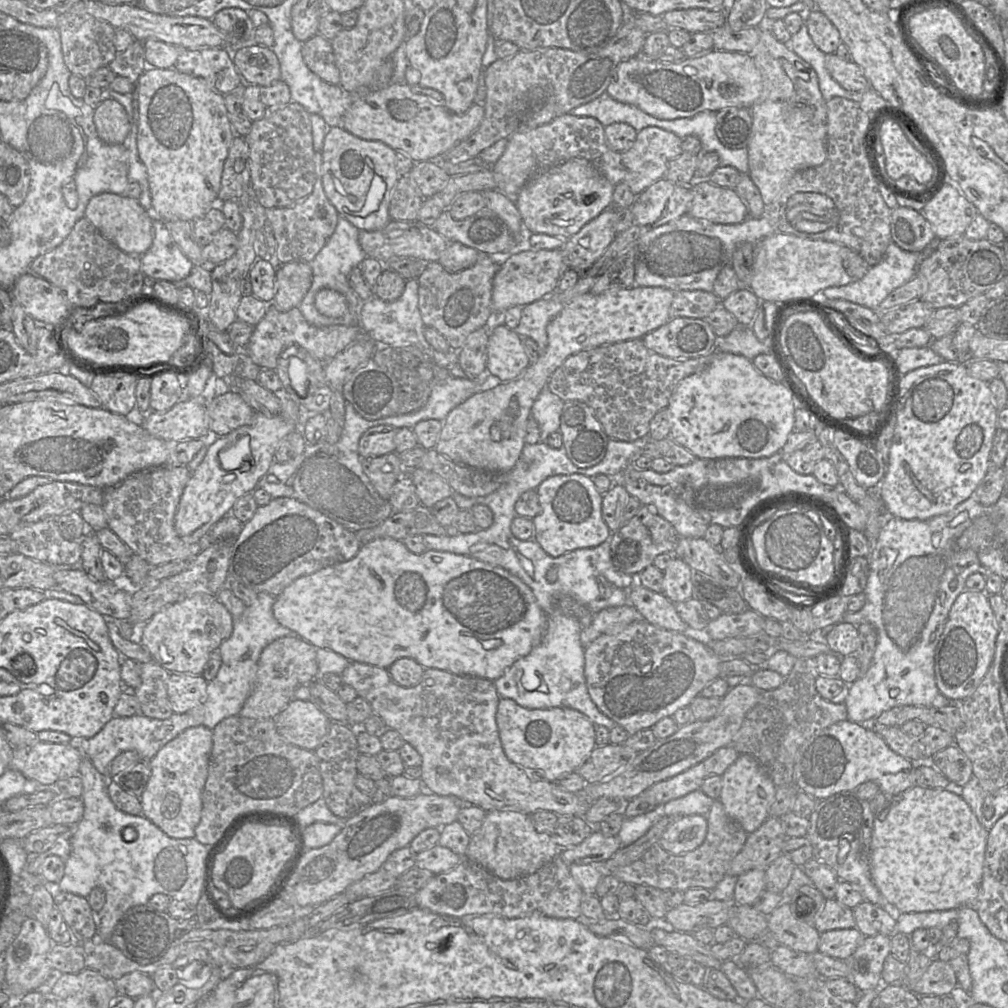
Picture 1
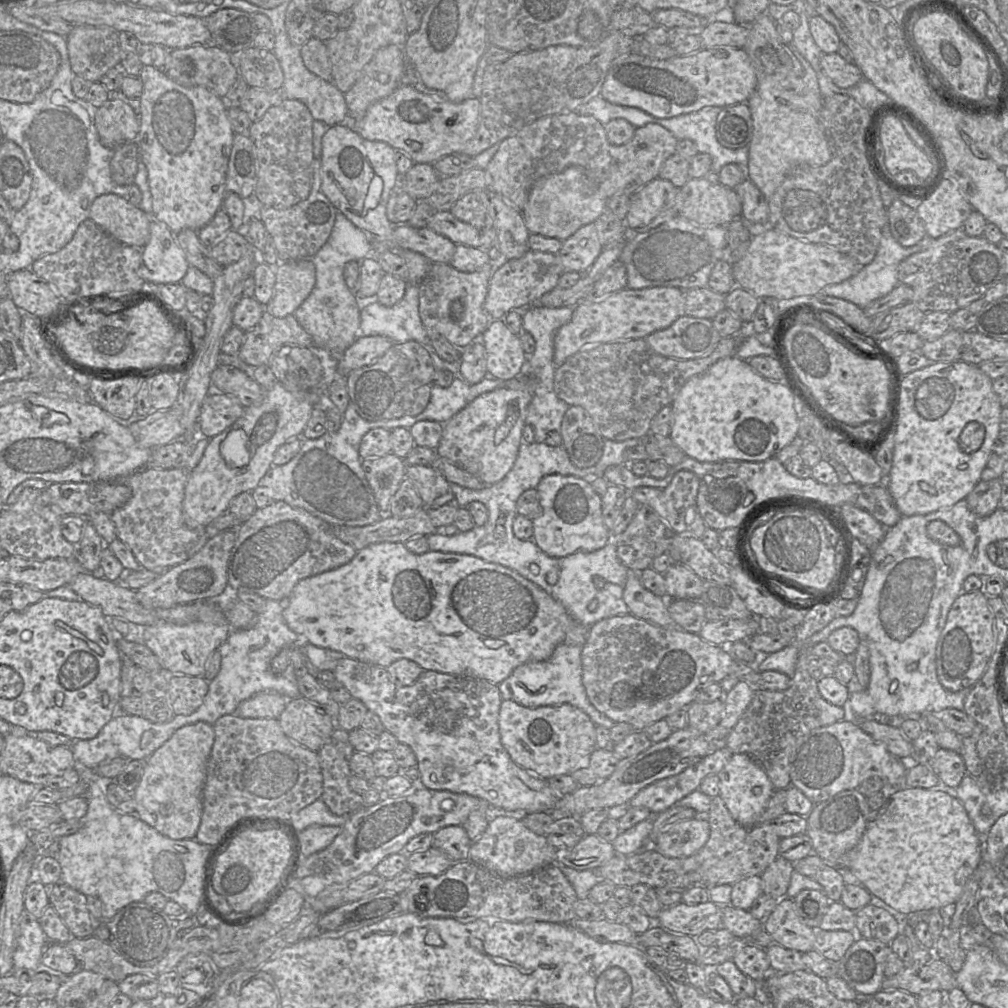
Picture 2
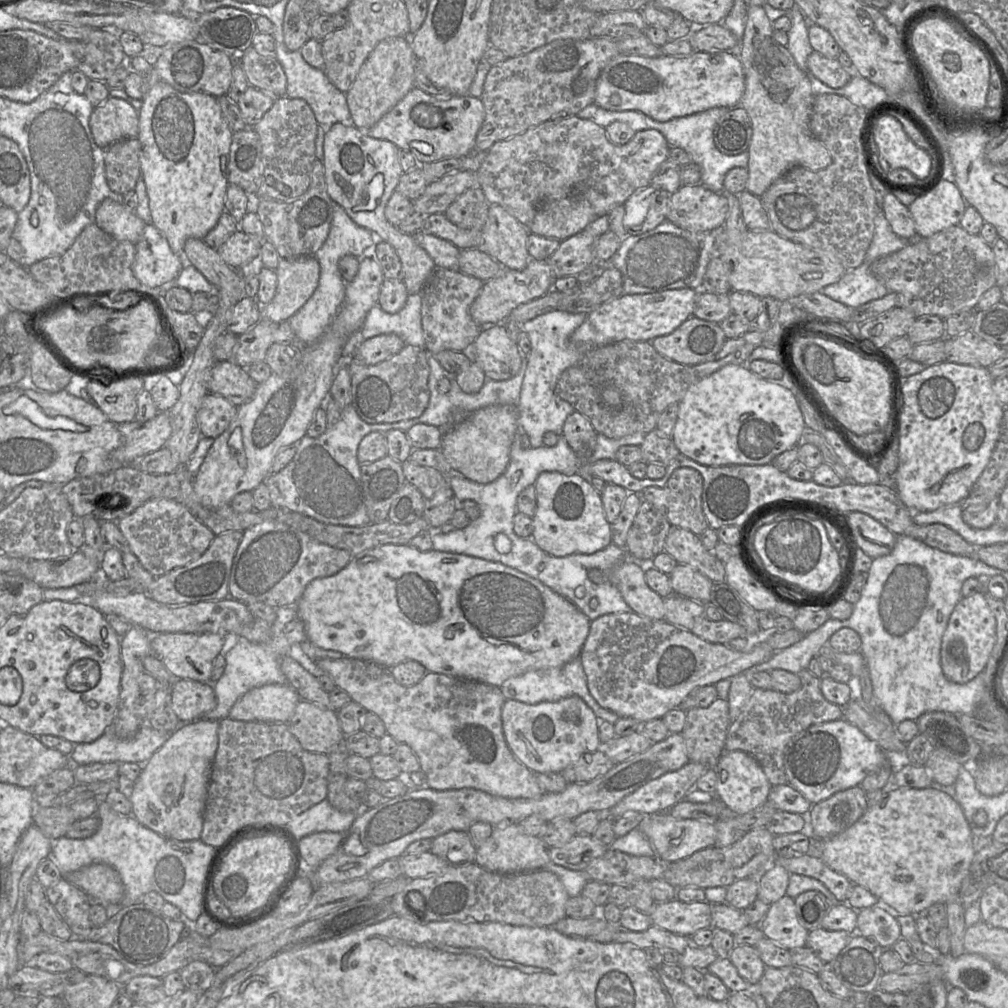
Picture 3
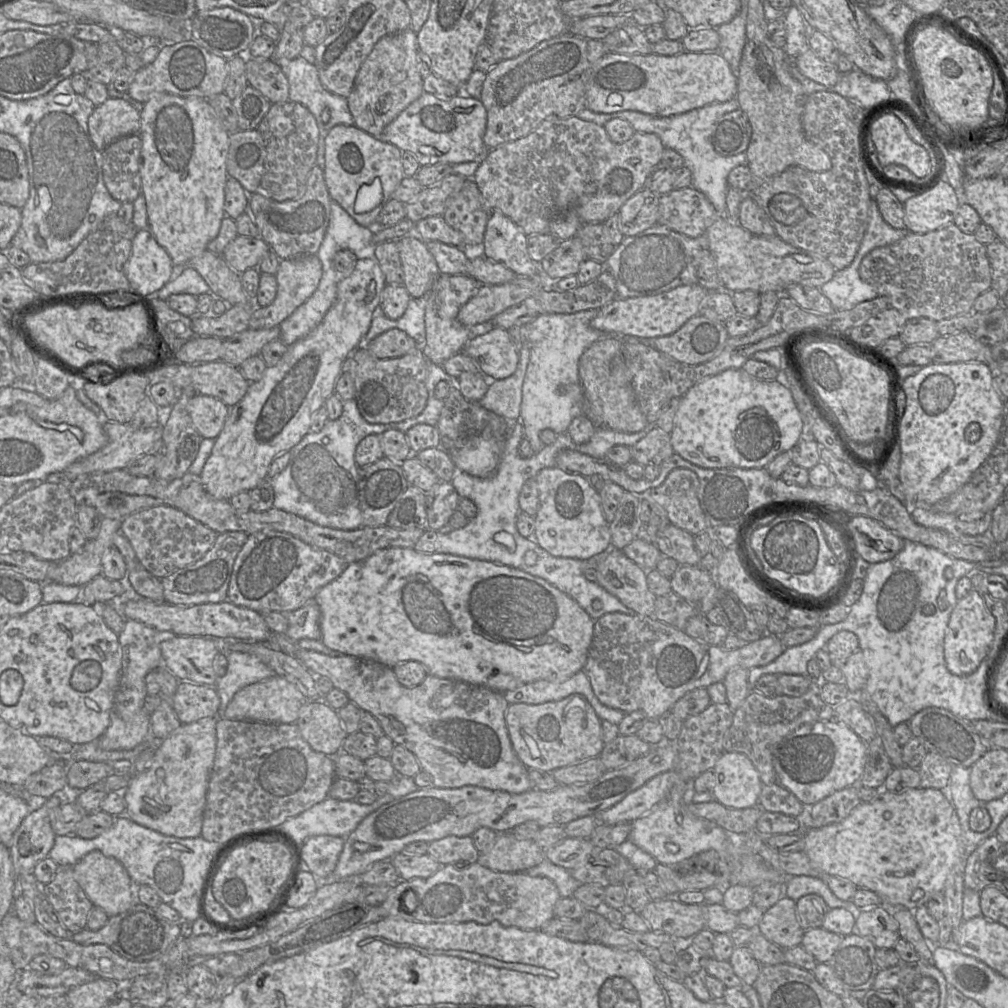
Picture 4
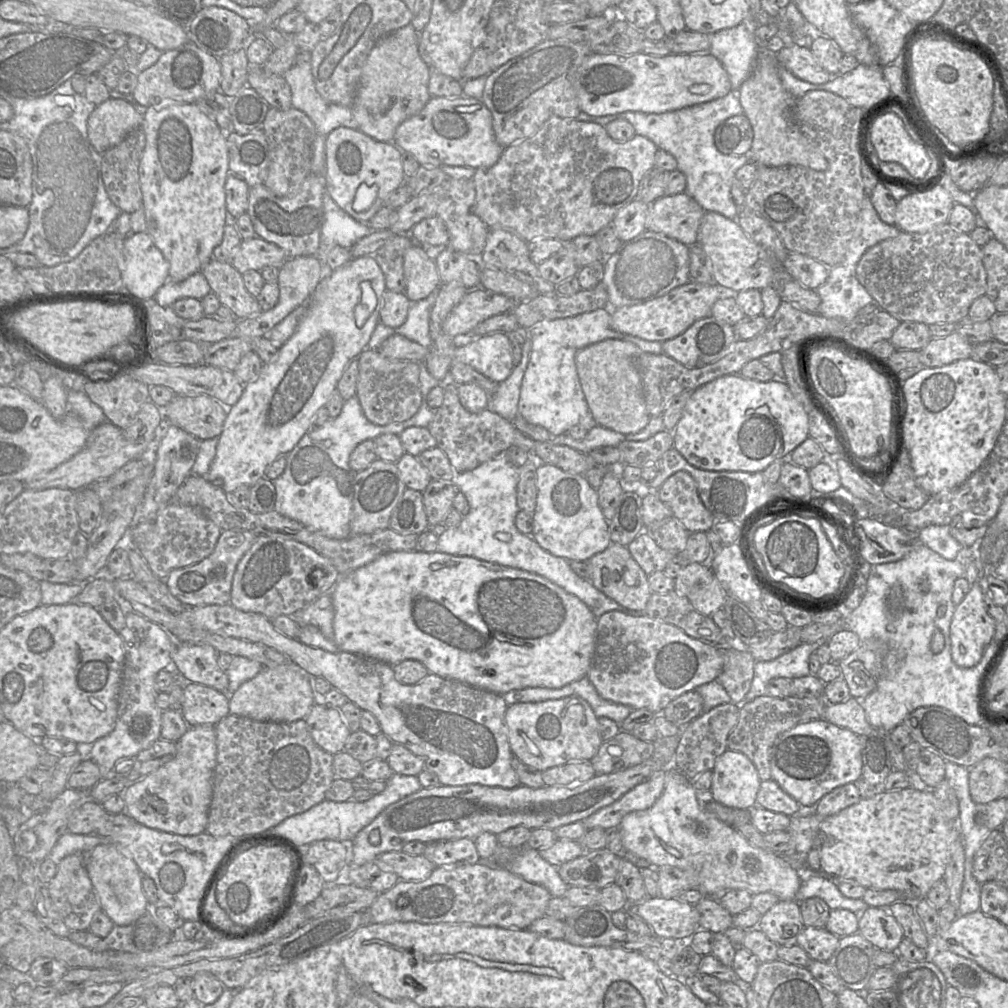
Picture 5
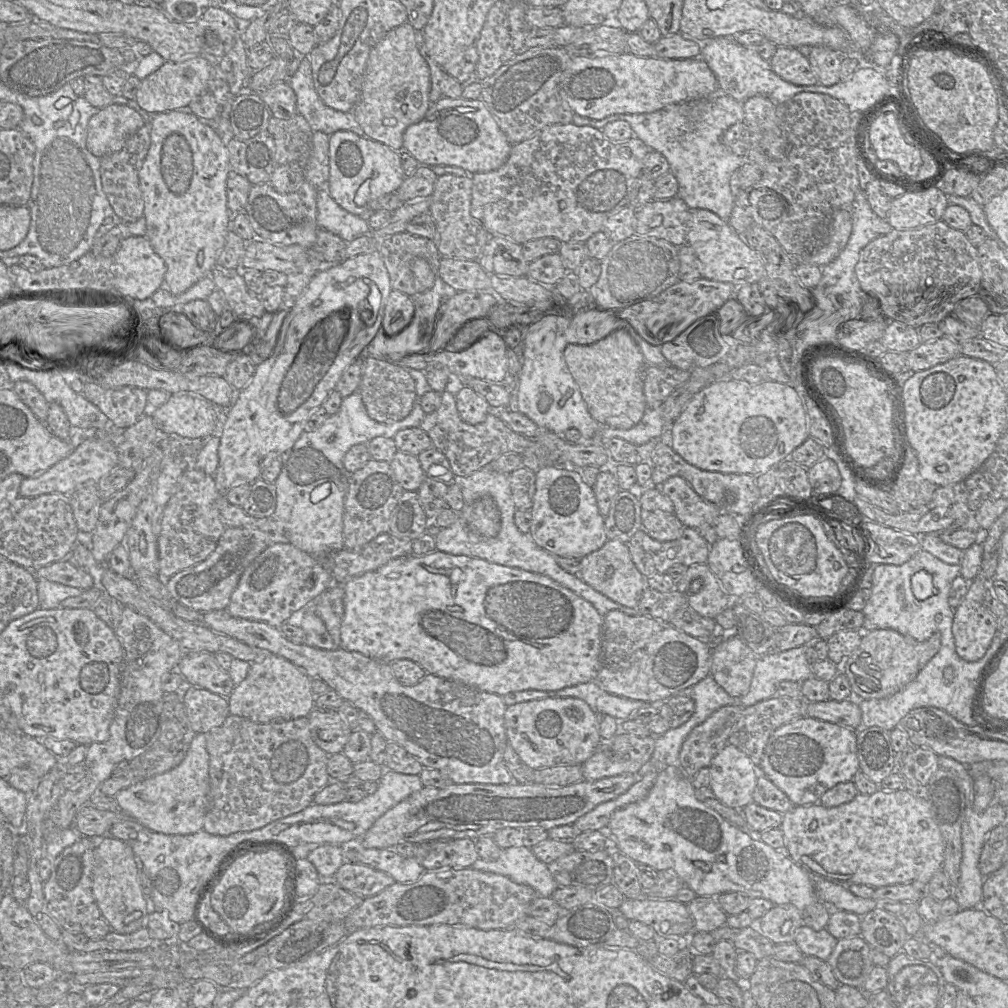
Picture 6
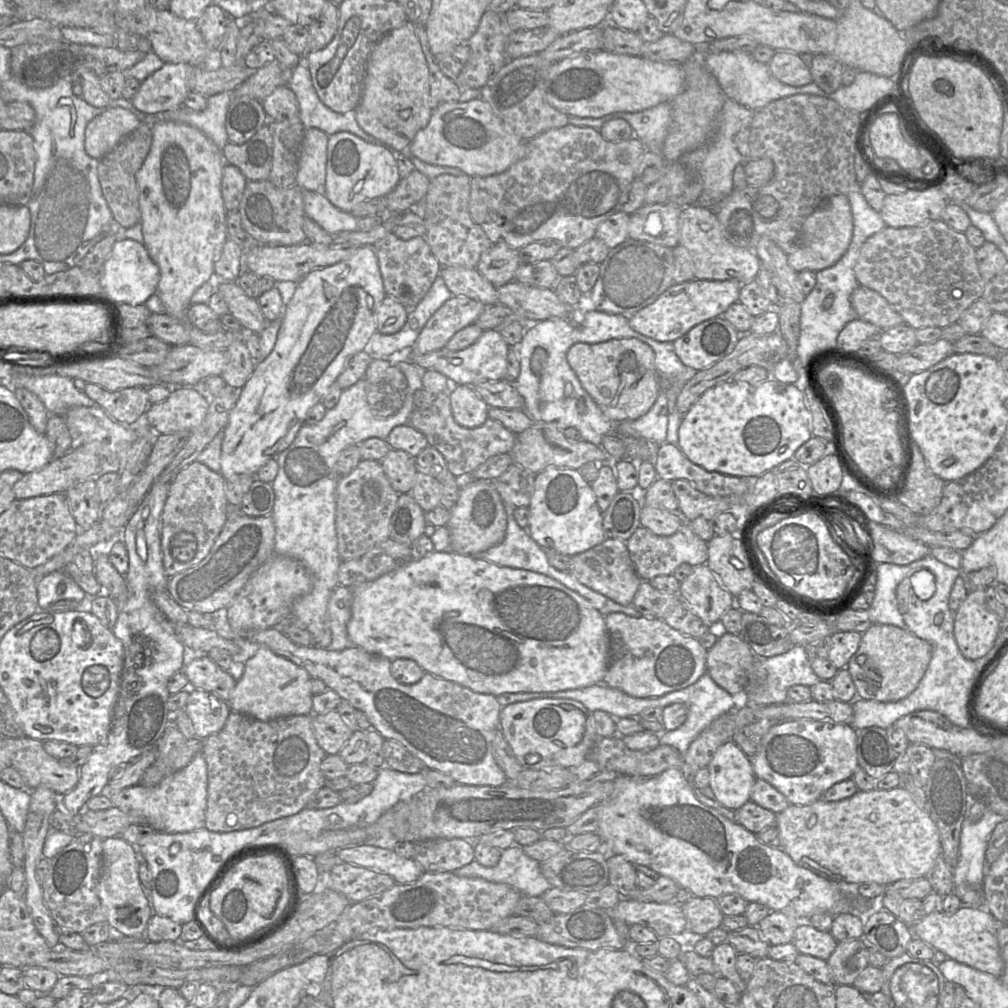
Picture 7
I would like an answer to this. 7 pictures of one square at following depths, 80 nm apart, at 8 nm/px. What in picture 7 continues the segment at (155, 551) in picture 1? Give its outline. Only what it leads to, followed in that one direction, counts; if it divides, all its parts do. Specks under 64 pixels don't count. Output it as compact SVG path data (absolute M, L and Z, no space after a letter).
M194 461L183 468L169 484L161 518L161 550L168 577L200 563L210 552L229 516L226 480L220 473Z

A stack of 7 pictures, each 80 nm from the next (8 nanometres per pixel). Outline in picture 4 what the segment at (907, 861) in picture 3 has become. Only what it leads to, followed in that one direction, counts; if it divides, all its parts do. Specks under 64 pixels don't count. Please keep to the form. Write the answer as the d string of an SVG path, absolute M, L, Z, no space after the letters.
M931 787L909 788L901 792L880 792L878 798L873 802L862 801L844 820L820 828L809 829L804 834L804 840L805 847L803 851L817 868L830 875L848 879L858 888L873 891L881 898L882 905L888 907L904 907L911 911L915 911L917 908L925 905L934 894L943 892L946 879L951 870L957 863L965 861L965 841L955 808L952 802L945 796L944 791Z

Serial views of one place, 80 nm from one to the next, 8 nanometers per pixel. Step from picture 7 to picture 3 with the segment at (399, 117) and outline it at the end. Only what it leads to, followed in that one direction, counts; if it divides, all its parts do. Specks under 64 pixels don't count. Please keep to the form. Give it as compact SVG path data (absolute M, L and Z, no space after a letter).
M410 36L391 37L381 41L361 67L355 82L346 94L347 104L354 126L367 131L400 102L415 87L415 66L417 57L410 44Z

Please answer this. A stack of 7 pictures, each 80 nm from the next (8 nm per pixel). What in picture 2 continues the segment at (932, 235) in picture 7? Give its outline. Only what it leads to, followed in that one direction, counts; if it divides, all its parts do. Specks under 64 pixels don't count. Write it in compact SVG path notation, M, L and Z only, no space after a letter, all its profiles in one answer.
M962 228L934 240L929 248L909 256L898 266L899 283L912 288L912 302L924 313L932 311L953 313L982 298L989 288L1003 281L1004 277L1003 255L998 246L984 236L970 237Z

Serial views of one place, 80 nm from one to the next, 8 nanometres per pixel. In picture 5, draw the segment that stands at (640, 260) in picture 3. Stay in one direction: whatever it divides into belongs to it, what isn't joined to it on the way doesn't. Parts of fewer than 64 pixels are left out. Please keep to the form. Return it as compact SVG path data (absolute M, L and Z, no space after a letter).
M646 230L601 262L611 309L648 303L689 282L689 246L662 233Z

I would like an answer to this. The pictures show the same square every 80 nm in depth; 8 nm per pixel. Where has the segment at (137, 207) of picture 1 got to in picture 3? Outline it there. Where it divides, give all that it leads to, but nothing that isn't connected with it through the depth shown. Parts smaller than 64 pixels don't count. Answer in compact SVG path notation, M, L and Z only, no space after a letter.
M110 198L104 199L98 206L95 224L113 238L133 244L140 240L146 226L135 211Z

